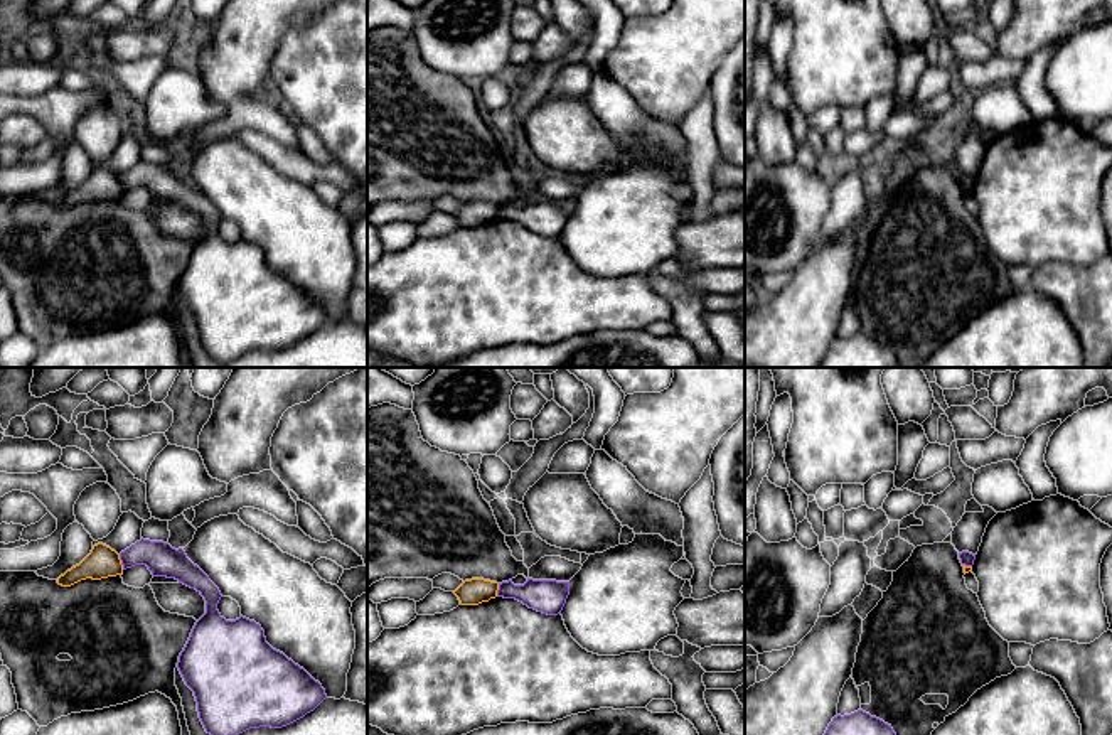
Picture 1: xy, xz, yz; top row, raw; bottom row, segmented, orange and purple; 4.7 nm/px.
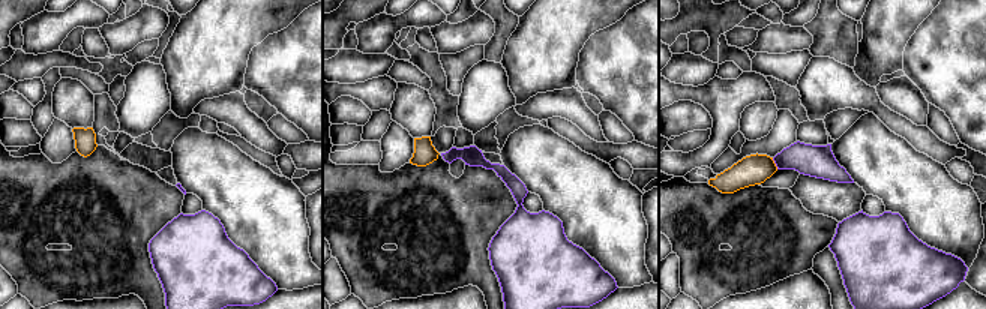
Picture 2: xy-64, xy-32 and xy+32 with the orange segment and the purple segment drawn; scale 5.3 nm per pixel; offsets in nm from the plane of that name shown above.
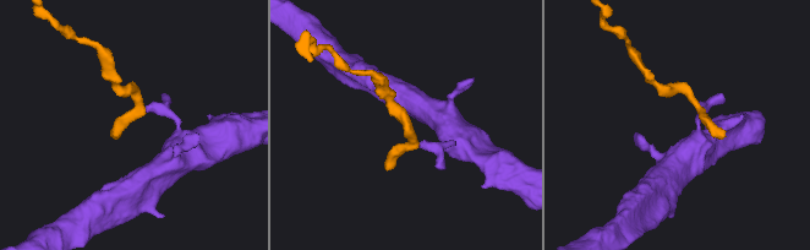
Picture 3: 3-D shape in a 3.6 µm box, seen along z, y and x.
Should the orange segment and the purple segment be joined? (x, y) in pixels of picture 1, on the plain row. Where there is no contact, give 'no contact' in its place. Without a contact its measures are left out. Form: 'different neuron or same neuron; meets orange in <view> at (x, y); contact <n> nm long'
different neuron; meets orange in xy at (120, 184); contact 80 nm long

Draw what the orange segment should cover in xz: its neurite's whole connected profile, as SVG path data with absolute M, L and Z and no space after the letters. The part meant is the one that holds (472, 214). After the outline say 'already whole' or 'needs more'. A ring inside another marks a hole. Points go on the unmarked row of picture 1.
M472 201L465 202L453 216L458 219L462 228L478 228L497 219L499 206Z; already whole

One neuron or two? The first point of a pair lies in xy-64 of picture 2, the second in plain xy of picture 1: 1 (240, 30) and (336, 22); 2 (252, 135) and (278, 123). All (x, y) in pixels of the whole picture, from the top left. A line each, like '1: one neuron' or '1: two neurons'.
1: two neurons
2: one neuron

